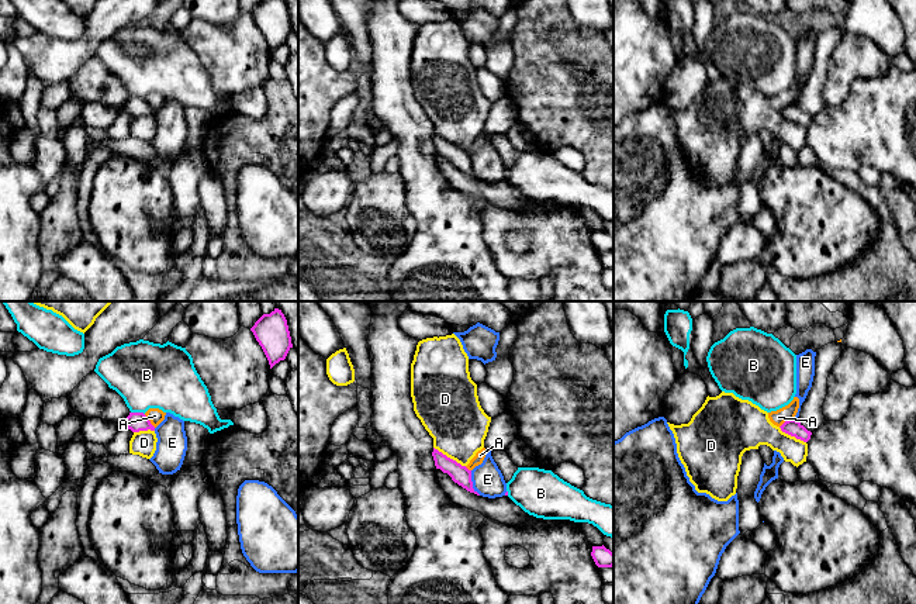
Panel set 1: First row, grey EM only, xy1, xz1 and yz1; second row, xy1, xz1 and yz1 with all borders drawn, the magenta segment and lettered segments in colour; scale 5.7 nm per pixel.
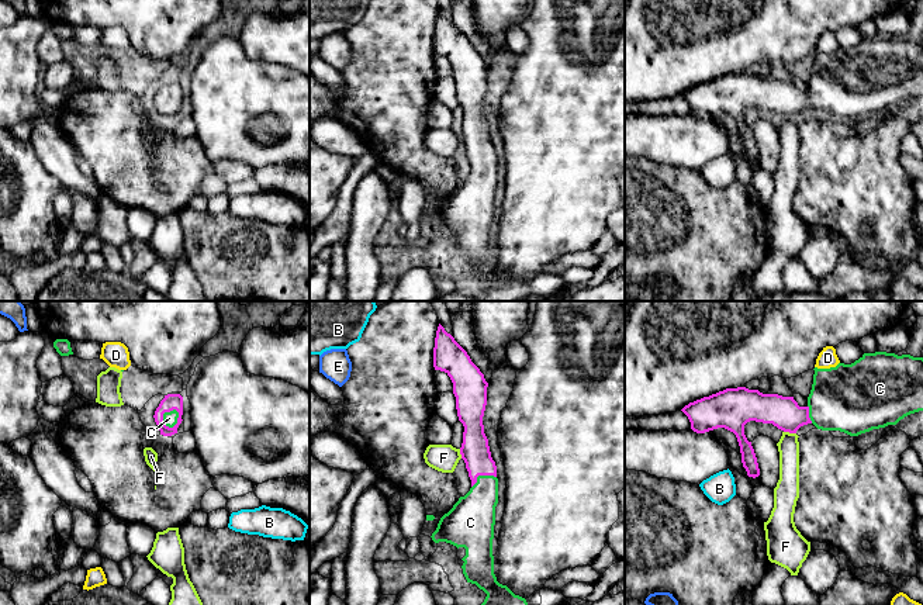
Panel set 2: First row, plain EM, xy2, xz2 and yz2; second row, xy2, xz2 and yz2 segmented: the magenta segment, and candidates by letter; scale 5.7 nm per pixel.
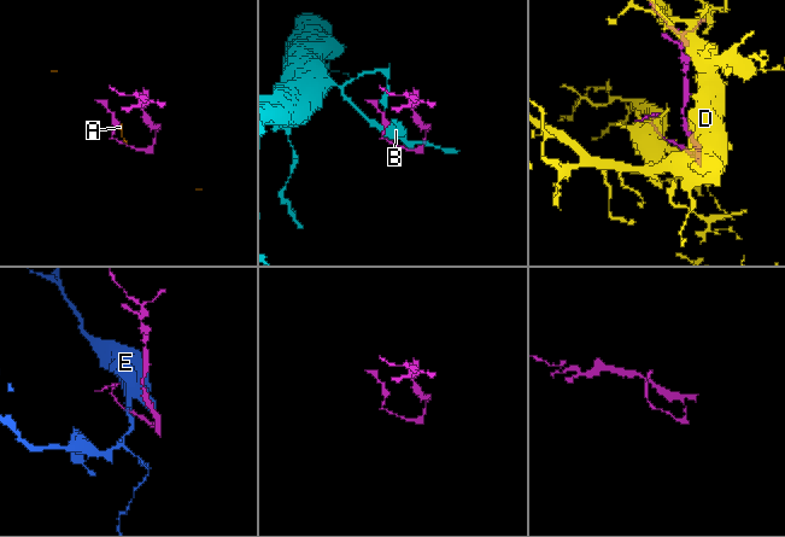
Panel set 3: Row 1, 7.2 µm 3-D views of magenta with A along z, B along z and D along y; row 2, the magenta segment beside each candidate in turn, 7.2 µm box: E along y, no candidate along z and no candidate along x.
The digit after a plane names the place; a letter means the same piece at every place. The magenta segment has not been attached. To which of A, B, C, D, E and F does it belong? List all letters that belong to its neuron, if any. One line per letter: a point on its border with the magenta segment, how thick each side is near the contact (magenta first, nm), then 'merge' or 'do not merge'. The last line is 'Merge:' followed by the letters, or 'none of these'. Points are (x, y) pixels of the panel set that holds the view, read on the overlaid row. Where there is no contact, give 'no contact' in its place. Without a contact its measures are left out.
A: meets magenta in xy1 at (149, 421); 110 nm thick on the magenta side, 90 nm on the other; do not merge
B: meets magenta in xy1 at (138, 413); 110 nm thick on the magenta side, 380 nm on the other; do not merge
C: meets magenta in xy2 at (177, 419); 100 nm thick on the magenta side, 80 nm on the other; merge
D: meets magenta in xz1 at (449, 458); 110 nm thick on the magenta side, 340 nm on the other; do not merge
E: meets magenta in xz1 at (472, 483); 110 nm thick on the magenta side, 180 nm on the other; do not merge
F: meets magenta in yz2 at (790, 432); 190 nm thick on the magenta side, 130 nm on the other; do not merge
Merge: C

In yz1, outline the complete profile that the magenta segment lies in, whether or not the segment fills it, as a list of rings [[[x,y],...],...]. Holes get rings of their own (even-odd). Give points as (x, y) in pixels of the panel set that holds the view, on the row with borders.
[[[788,420],[781,427],[781,431],[795,436],[796,439],[801,439],[803,442],[808,442],[810,439],[812,432],[808,431],[799,421],[796,420]]]

